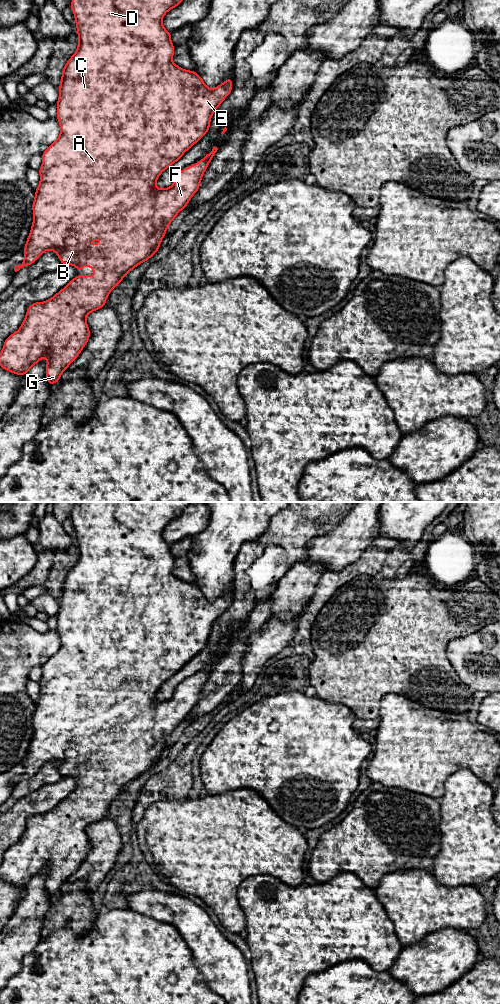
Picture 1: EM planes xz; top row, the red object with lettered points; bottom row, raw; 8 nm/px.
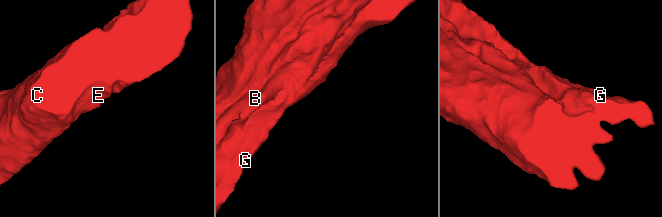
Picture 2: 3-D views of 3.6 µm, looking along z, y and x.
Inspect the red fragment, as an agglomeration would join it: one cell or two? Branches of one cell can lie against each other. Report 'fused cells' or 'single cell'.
single cell

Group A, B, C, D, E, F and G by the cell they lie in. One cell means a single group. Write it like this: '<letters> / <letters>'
A B C D E F G

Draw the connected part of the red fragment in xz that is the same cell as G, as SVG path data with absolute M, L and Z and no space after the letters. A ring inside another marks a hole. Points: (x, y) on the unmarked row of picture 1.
M74 502L74 510L70 519L73 523L77 546L79 549L78 560L72 569L66 574L61 588L59 598L59 611L56 615L57 628L60 636L60 647L41 667L43 675L40 679L40 694L35 702L35 710L32 716L33 735L25 755L24 774L16 777L17 784L25 778L34 775L45 763L53 762L59 769L62 777L73 777L77 779L77 786L84 778L88 777L93 781L95 788L76 788L62 802L45 814L35 814L27 820L26 828L20 840L7 849L0 865L0 878L11 885L25 888L30 880L37 876L44 868L47 869L46 891L51 898L60 892L61 886L79 868L90 850L90 841L86 834L86 828L105 818L110 804L139 776L147 773L160 761L160 755L166 746L168 737L173 734L177 726L183 722L193 707L199 702L200 694L205 682L213 671L218 660L213 659L205 670L190 679L182 681L175 689L173 697L169 700L159 701L156 693L160 686L169 678L177 674L183 666L208 645L211 629L214 623L220 618L224 611L231 605L233 590L226 591L214 601L209 601L203 591L195 583L185 582L172 574L174 557L171 554L171 545L163 538L164 527L171 521L177 519L189 505L190 502ZM95 751L104 751L103 755L88 757L88 754Z

